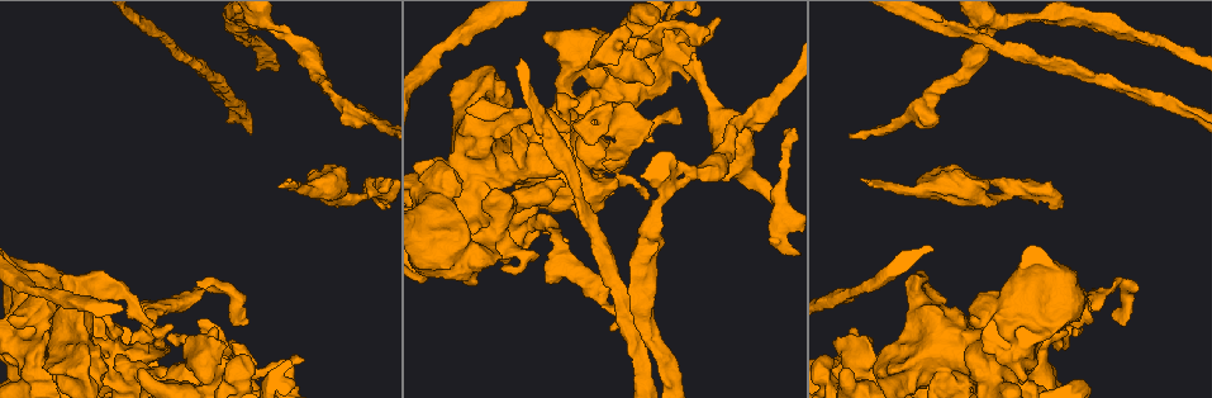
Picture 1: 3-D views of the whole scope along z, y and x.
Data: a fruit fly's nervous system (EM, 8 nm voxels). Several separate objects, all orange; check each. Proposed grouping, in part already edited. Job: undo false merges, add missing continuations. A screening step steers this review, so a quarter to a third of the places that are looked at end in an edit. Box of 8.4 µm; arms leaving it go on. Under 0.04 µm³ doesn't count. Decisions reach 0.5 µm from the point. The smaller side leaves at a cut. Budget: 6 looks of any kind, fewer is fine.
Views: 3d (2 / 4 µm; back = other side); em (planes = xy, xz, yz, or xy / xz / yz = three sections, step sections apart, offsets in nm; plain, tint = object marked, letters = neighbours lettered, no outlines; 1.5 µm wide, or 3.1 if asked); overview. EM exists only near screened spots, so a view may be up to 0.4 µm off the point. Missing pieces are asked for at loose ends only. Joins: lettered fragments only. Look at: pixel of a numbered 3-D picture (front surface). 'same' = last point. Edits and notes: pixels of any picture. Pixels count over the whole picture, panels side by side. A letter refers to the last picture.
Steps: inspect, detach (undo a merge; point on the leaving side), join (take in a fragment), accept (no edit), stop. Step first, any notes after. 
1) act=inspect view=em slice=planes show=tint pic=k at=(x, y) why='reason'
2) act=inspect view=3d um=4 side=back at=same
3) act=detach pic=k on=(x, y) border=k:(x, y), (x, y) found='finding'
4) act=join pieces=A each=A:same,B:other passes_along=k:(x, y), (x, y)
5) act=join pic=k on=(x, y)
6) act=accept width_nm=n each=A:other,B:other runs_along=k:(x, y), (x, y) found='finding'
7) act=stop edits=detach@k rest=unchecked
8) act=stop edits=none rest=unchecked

act=inspect view=em slice=yz step=8 show=tint pic=1 at=(429, 243) why='abrupt turn'

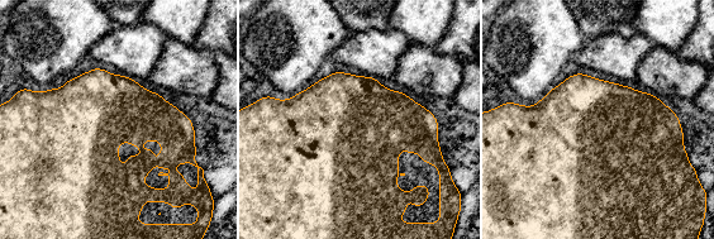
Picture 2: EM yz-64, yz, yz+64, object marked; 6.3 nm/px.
act=inspect view=em slice=planes show=letters at=same why='another direction'

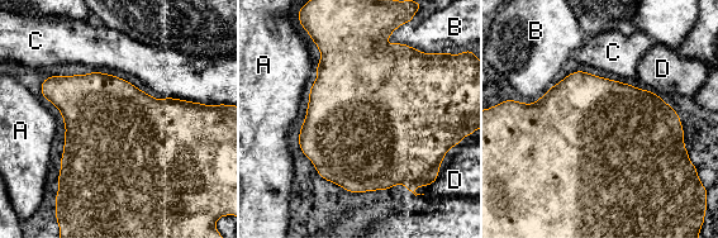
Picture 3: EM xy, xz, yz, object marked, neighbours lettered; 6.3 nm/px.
act=accept width_nm=750 each=A:other,B:other,C:other,D:other border=3:(165, 96), (212, 105) found='all the same neuron'

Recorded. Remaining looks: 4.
act=inspect view=em slice=planes show=plain pic=1 at=(168, 335) why='touches itself'

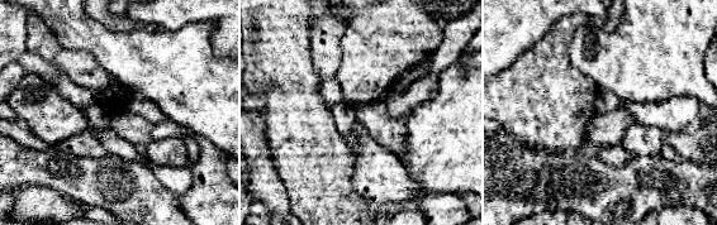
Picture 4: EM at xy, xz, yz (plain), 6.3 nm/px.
act=inspect view=em slice=planes show=tint at=same why='with the object marked'

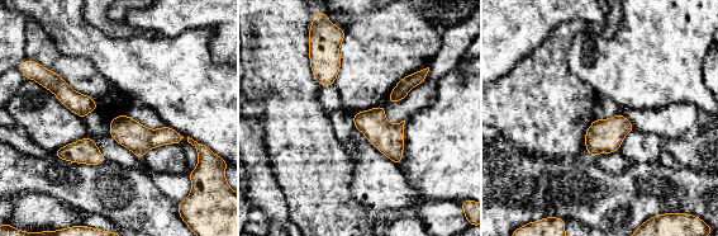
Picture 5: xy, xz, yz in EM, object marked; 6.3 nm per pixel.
act=inspect view=em slice=planes show=letters at=same why='see the neighbours'

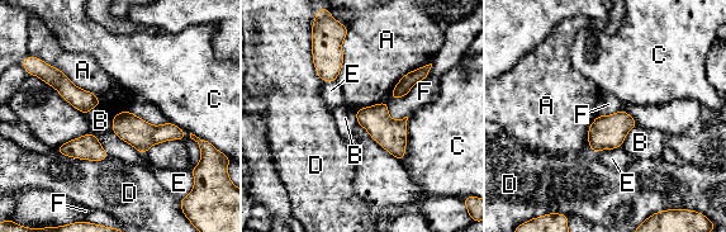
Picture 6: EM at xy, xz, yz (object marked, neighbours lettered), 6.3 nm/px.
act=accept each=A:other,B:other,C:other,D:other,E:other,F:other border=6:(46, 64), (91, 91), (100, 105) found='continuous, no second neuron'

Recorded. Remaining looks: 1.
act=stop edits=none rest=unchecked

